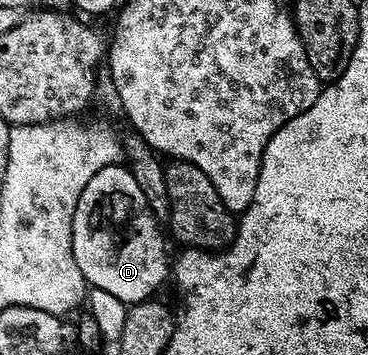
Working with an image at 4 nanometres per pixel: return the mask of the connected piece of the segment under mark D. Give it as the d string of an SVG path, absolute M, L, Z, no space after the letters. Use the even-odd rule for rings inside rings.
M127 165L102 168L102 172L82 188L78 208L74 208L72 247L83 278L93 289L109 292L127 306L149 301L170 274L170 256L166 254L159 225Z

